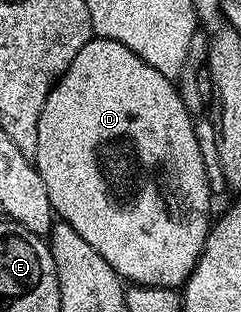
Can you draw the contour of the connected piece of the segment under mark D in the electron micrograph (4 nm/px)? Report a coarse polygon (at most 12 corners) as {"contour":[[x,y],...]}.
{"contour":[[94,37],[35,166],[133,285],[177,289],[211,180],[172,78]]}

